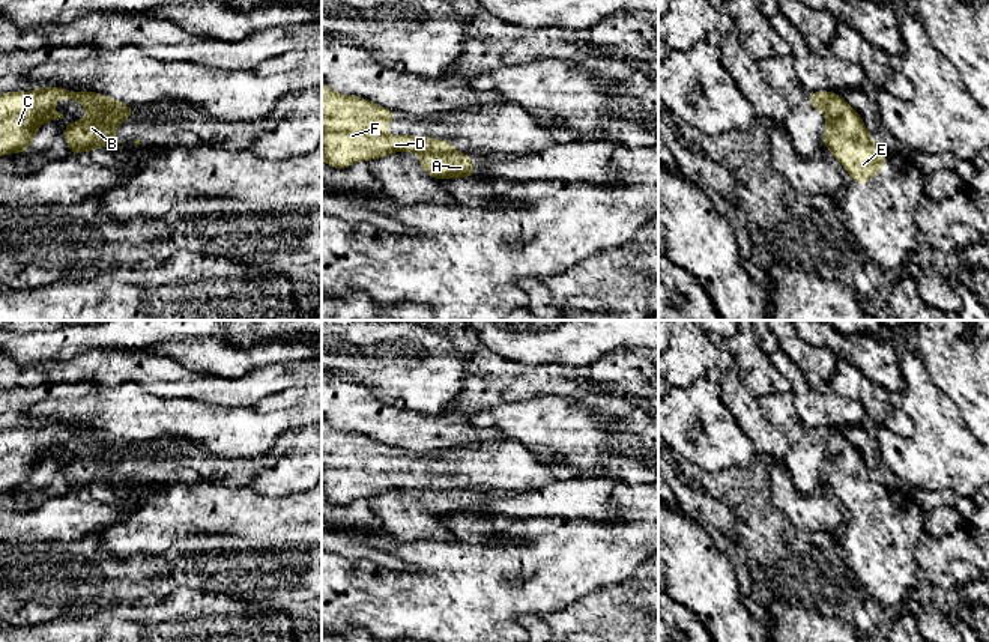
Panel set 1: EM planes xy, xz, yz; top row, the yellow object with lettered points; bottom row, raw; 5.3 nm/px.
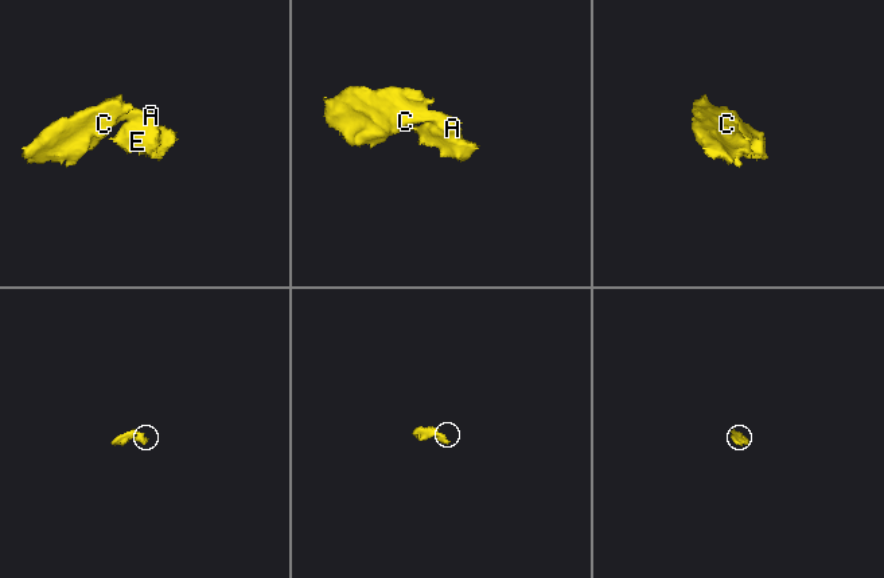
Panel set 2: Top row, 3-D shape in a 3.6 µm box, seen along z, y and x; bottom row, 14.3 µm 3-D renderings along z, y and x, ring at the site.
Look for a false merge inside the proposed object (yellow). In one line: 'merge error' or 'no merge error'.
merge error

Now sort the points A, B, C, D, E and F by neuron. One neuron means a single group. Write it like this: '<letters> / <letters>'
A B E / C D F

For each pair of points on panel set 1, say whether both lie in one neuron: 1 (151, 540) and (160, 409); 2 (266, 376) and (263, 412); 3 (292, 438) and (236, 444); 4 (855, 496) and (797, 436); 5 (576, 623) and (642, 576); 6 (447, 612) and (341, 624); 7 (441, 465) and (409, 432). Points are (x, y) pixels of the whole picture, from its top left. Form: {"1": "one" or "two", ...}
{"1": "two", "2": "two", "3": "two", "4": "two", "5": "one", "6": "one", "7": "two"}

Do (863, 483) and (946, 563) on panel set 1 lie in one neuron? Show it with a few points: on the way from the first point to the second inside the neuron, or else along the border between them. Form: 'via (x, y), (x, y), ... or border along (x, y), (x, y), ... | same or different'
border along (922, 534), (916, 549), (916, 561), (926, 573) | different

